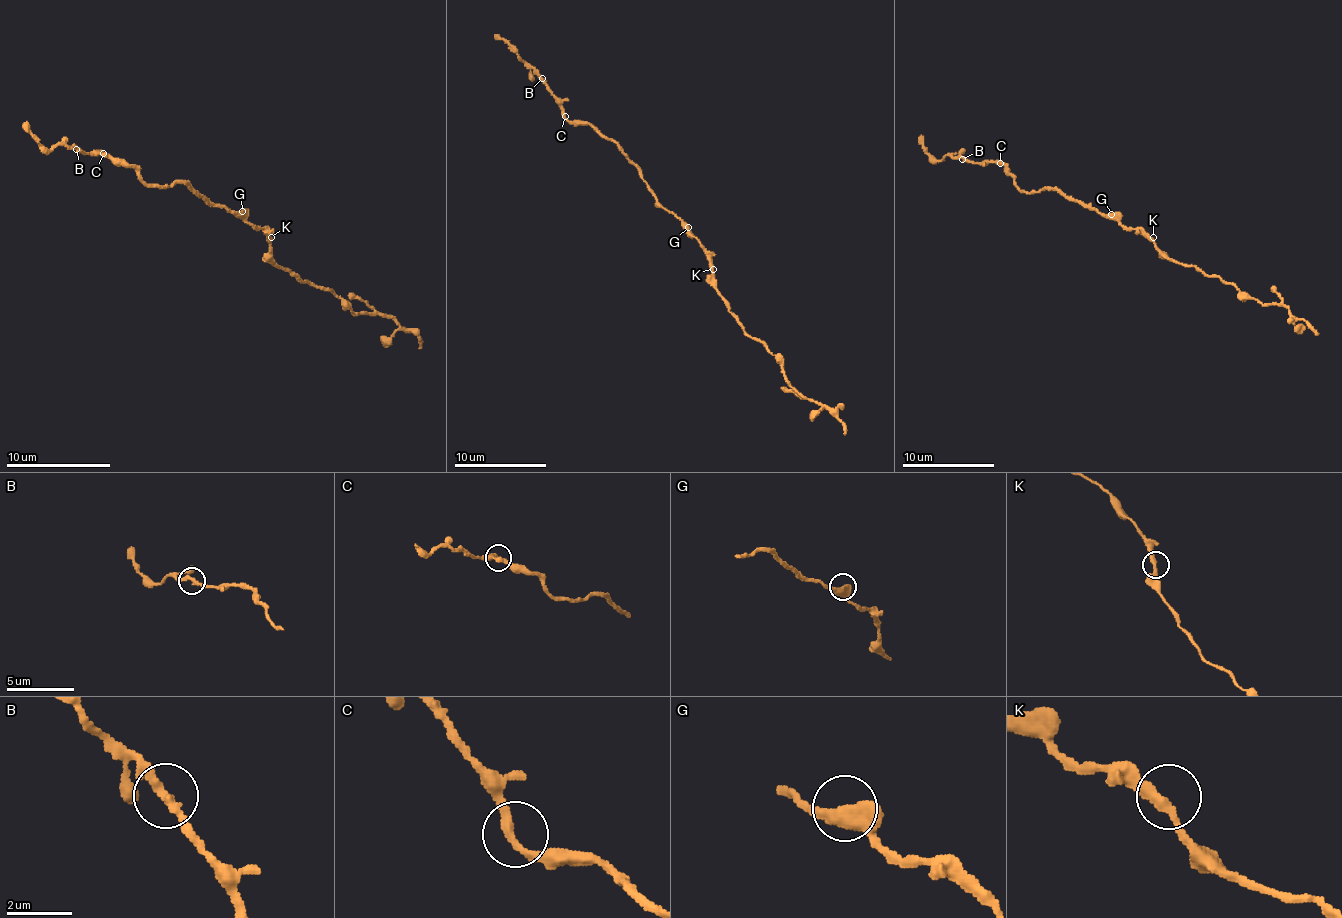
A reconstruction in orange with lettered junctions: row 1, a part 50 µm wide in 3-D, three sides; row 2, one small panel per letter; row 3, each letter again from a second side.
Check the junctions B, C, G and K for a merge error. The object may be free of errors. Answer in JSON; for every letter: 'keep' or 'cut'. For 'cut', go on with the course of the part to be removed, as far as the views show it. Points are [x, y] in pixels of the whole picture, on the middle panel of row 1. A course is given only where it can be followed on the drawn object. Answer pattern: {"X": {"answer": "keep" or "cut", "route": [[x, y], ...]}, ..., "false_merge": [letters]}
{"B": {"answer": "keep"}, "C": {"answer": "keep"}, "G": {"answer": "keep"}, "K": {"answer": "keep"}, "false_merge": []}

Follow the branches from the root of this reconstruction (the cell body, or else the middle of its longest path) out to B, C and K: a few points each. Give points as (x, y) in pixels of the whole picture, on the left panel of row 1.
B: (240, 216), (213, 206), (190, 185), (148, 185), (132, 166), (114, 164), (103, 153), (82, 153), (77, 148)
C: (240, 216), (213, 206), (190, 185), (182, 182), (148, 185), (132, 166), (114, 164), (103, 153)
K: (240, 216), (271, 237)

